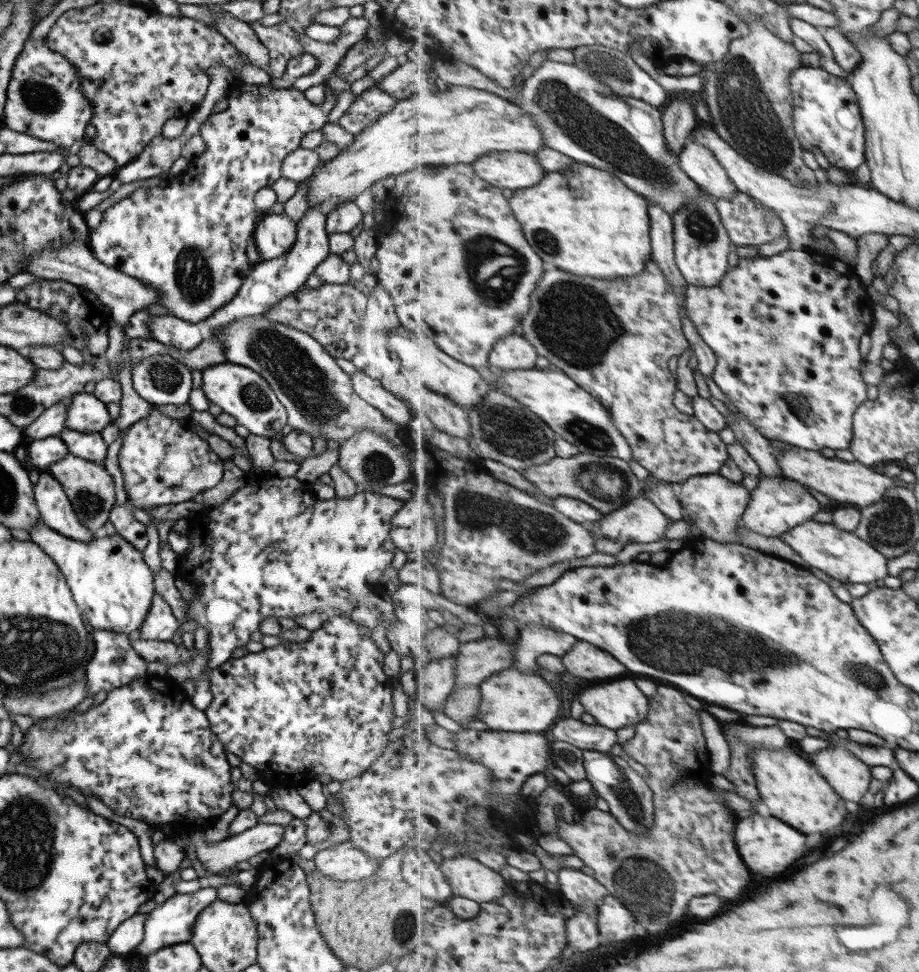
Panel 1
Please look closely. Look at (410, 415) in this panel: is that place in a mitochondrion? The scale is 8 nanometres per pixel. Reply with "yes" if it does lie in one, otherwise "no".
no

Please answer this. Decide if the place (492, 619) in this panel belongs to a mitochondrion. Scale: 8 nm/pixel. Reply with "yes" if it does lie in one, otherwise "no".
no

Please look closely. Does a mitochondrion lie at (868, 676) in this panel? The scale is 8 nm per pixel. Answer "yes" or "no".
yes

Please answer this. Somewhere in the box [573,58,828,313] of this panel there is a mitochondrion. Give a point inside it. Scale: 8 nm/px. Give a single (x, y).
(701, 228)

